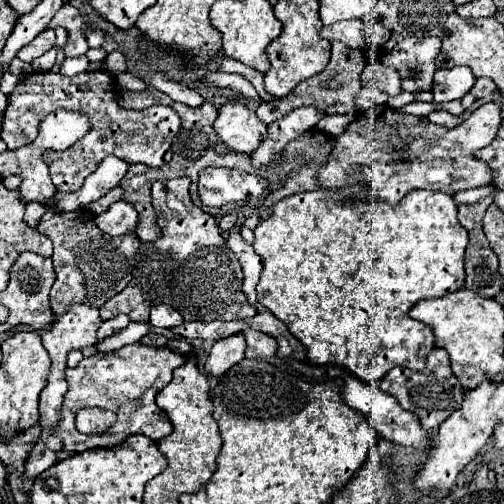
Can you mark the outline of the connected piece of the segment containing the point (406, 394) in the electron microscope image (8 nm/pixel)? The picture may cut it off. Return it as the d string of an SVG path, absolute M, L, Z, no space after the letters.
M433 348L427 356L427 366L421 372L411 372L407 368L393 368L389 370L389 374L381 380L379 388L387 394L391 394L393 398L397 398L397 402L405 408L415 412L421 418L421 426L425 430L437 430L445 418L449 418L449 414L453 414L453 410L457 410L457 406L461 406L463 402L463 386L457 382L453 370L451 370L451 362L449 356L445 354L445 350L441 348Z

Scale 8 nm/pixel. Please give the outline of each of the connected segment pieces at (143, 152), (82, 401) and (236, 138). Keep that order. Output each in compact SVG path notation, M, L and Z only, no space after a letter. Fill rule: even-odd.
M35 72L29 78L21 78L17 88L13 88L13 92L9 94L9 106L5 108L1 140L7 144L9 150L17 150L25 144L31 144L37 138L41 118L57 108L75 110L89 116L93 130L87 136L83 136L77 144L63 152L43 152L43 160L49 166L52 182L57 190L63 192L79 190L83 186L83 180L97 170L97 166L107 154L113 154L125 160L127 164L147 164L153 168L167 164L171 158L173 138L181 128L179 116L173 112L173 108L161 104L141 112L123 110L115 100L113 82L113 76L107 72L83 72L71 78L53 72Z
M129 344L121 350L103 356L95 354L91 358L83 358L77 368L67 368L65 378L69 384L69 390L65 394L65 404L61 408L61 424L59 430L55 430L55 436L59 436L65 442L67 452L85 452L93 448L113 448L121 444L125 438L133 434L149 436L151 440L161 440L171 434L171 422L163 410L155 404L155 396L169 384L171 374L177 366L181 366L187 360L187 356L175 354L169 348L149 348L143 344ZM83 408L107 408L117 414L117 422L99 436L85 436L77 432L75 428L75 414Z
M239 100L225 102L213 126L219 138L231 150L245 154L253 154L261 140L267 136L267 124L261 122L257 114Z

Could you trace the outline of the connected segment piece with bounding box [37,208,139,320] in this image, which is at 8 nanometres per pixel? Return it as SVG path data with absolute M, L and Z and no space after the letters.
M47 208L39 222L39 232L49 236L53 242L53 266L57 280L51 288L51 310L55 320L73 306L73 302L89 302L93 308L101 308L109 298L119 294L131 278L135 254L139 250L139 238L135 234L111 238L103 234L87 210L71 214L57 214Z

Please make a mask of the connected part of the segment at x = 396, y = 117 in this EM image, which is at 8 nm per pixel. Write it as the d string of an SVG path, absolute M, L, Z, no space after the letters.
M483 104L479 106L461 126L445 130L431 124L425 116L399 114L391 108L385 110L385 118L375 124L367 124L357 118L341 136L327 164L319 172L319 182L323 188L347 188L353 182L365 182L369 188L379 192L381 200L397 204L411 190L437 190L455 194L469 188L491 186L493 176L485 162L473 158L475 150L489 146L501 124L499 106Z

